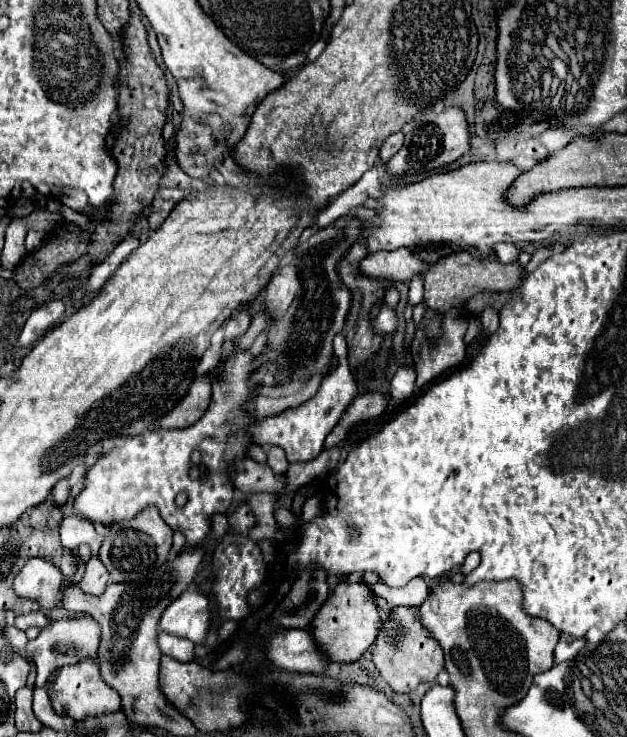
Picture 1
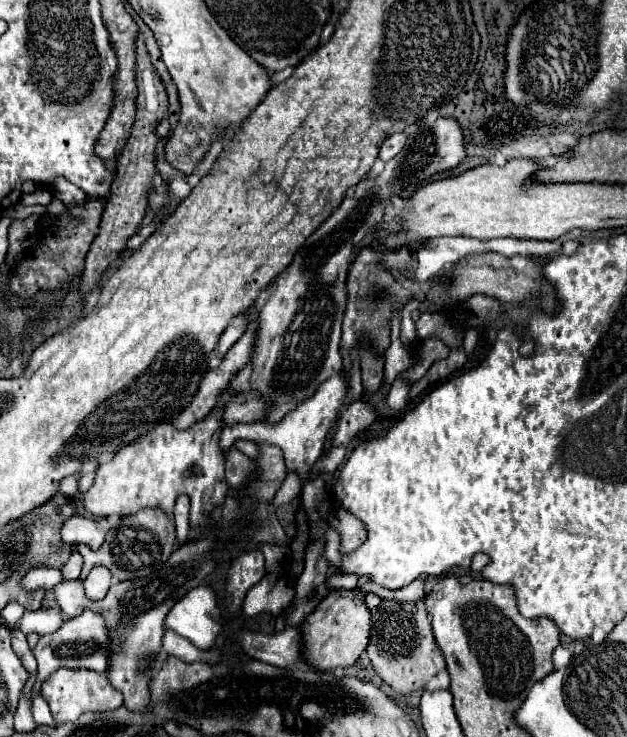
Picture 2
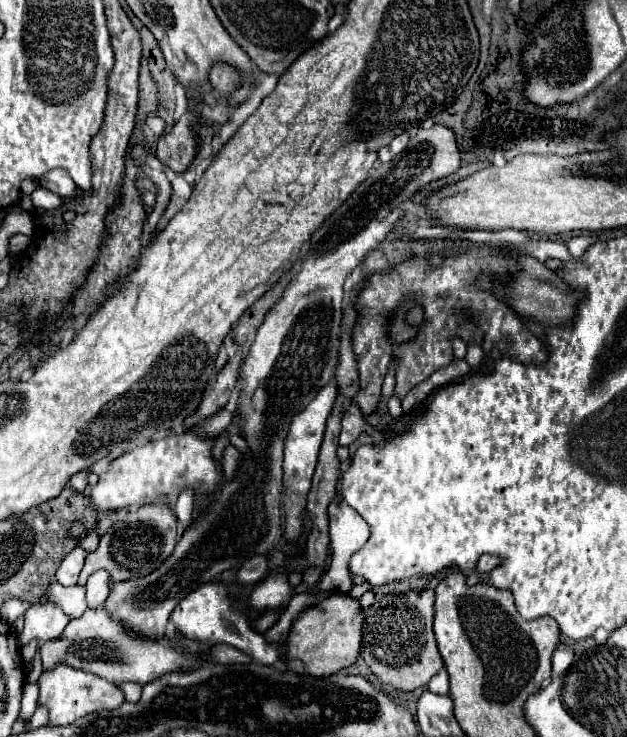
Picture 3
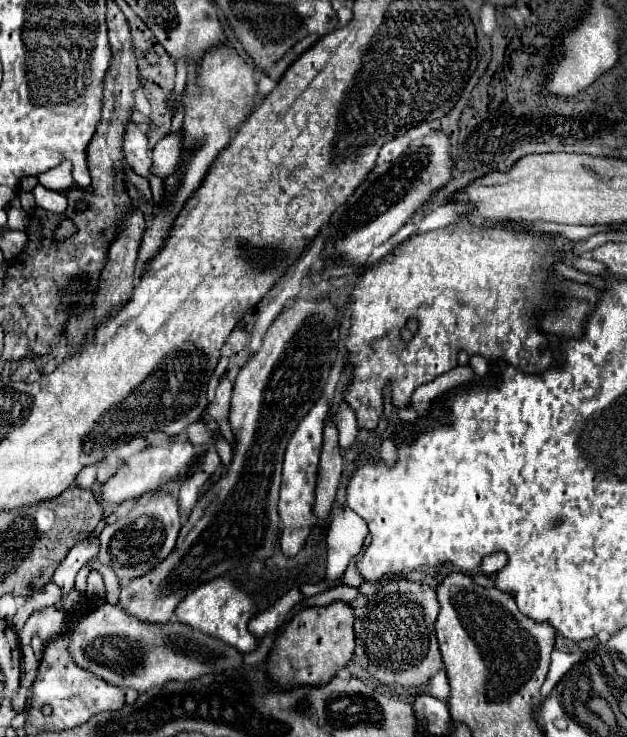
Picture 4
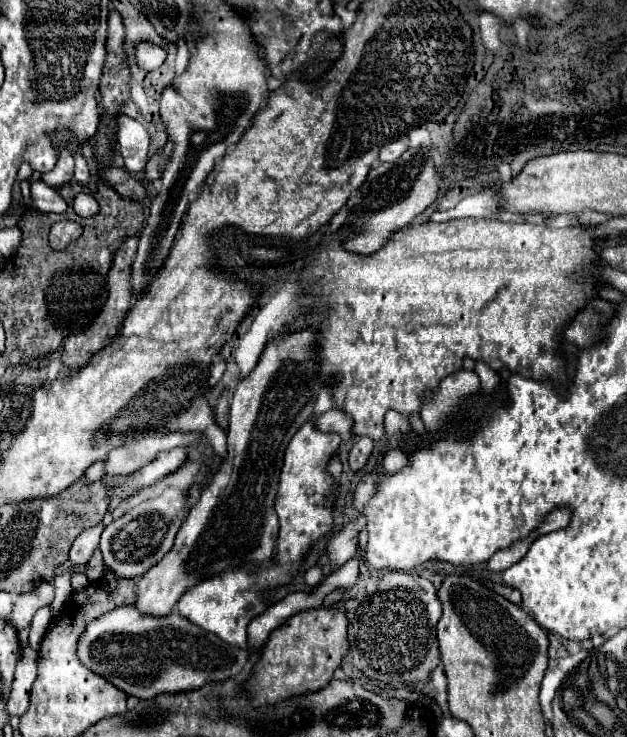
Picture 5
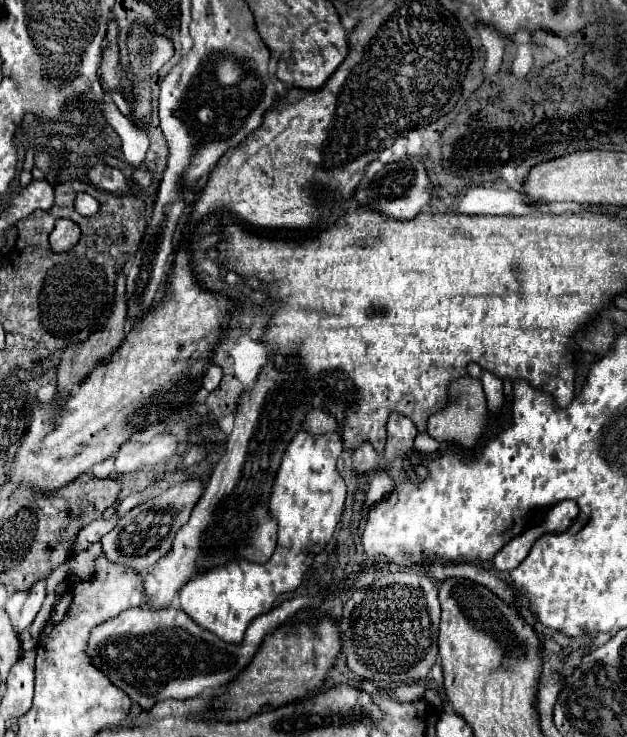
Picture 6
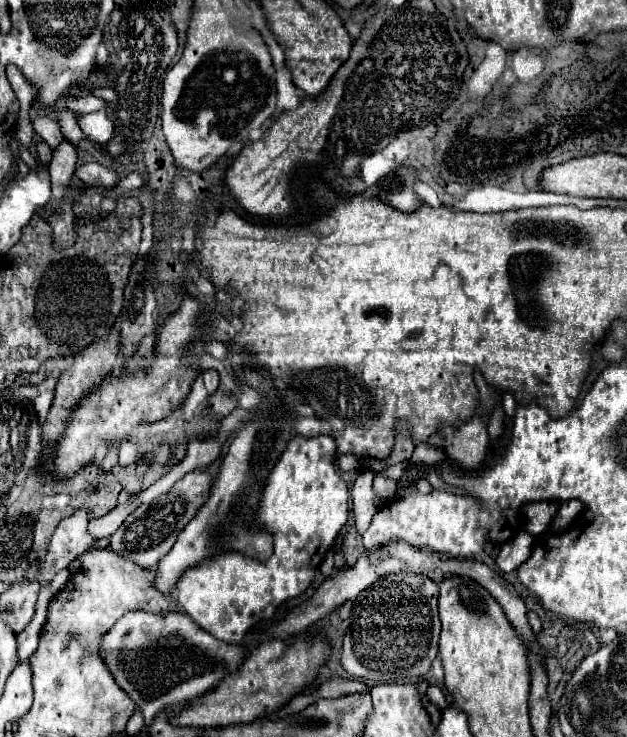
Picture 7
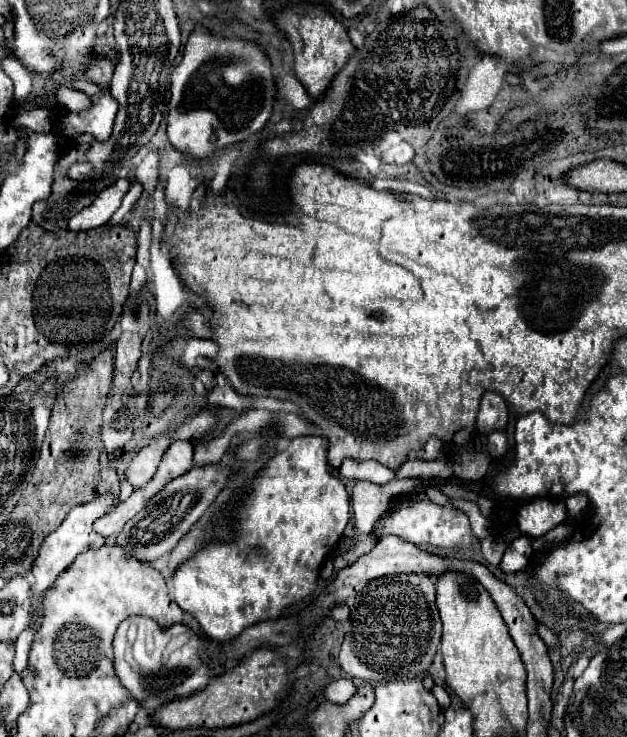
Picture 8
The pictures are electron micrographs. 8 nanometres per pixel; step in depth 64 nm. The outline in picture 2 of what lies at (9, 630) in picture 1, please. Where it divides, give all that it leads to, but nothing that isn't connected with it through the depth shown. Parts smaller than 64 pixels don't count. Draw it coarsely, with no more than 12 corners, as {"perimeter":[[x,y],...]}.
{"perimeter":[[12,630],[12,648],[28,674],[36,674],[36,660],[22,630]]}

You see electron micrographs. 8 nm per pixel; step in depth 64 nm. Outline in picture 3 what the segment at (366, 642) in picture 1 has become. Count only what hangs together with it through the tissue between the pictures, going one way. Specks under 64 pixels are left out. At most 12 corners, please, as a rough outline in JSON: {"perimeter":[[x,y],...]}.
{"perimeter":[[334,592],[292,624],[284,660],[330,676],[356,662],[364,610]]}

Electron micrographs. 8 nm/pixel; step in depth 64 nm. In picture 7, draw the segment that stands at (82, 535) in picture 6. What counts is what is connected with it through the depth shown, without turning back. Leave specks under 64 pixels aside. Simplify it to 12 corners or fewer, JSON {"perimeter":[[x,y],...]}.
{"perimeter":[[118,504],[88,524],[92,538],[112,536],[138,504]]}

